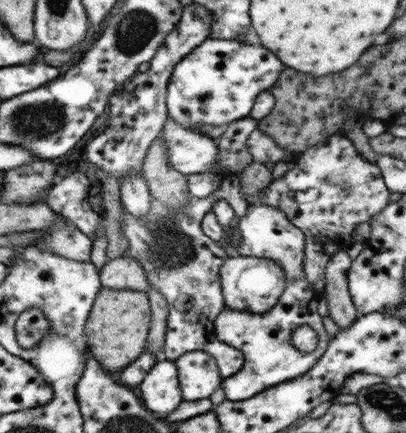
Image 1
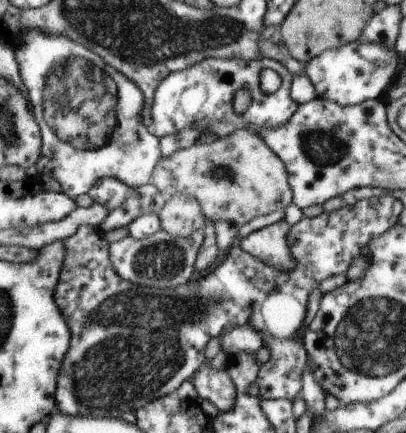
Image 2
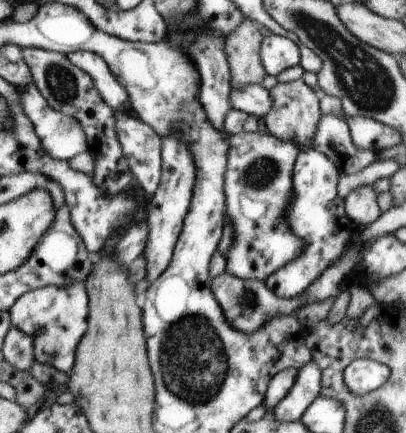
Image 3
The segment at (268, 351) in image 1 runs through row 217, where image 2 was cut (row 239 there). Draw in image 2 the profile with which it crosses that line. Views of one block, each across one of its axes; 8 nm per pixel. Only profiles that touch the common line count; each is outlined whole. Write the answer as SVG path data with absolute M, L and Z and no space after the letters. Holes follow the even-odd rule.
M285 220L265 226L257 232L251 232L243 240L239 240L239 248L243 248L247 254L263 260L265 264L273 266L279 272L287 272L295 266L295 260L287 246L287 234L289 224Z

